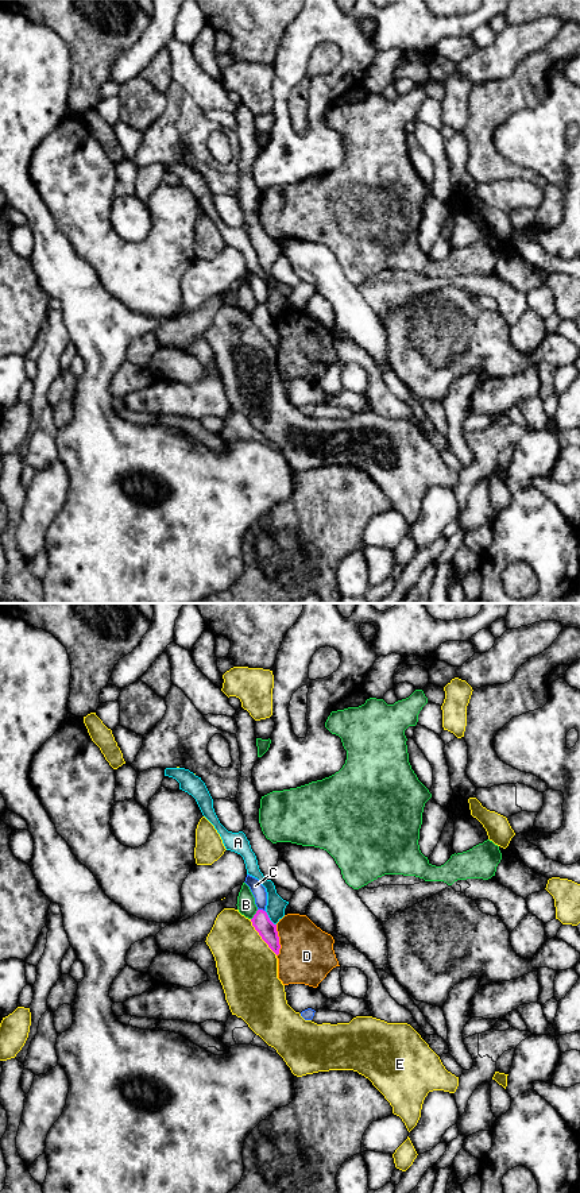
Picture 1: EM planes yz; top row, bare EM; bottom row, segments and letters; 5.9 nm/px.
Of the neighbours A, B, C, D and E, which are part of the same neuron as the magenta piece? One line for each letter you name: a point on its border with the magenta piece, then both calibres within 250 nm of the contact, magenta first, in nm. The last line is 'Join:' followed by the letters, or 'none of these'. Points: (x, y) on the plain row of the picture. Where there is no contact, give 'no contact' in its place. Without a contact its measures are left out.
Join: none of these

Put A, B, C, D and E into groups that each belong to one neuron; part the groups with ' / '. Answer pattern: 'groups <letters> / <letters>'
groups A / B / C / D / E

